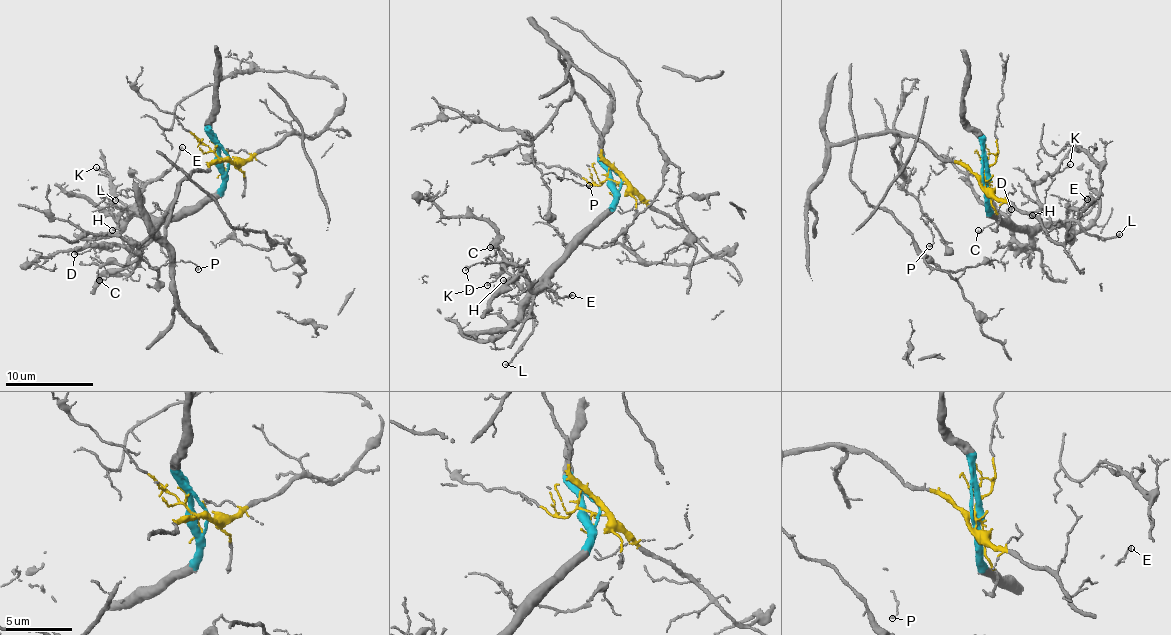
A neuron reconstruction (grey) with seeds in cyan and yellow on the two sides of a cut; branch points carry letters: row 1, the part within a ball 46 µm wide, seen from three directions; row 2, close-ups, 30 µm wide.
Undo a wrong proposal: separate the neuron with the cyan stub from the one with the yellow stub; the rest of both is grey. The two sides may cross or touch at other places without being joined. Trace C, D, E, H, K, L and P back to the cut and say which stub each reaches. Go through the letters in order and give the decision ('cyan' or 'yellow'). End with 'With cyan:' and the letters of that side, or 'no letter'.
C: cyan
D: cyan
E: cyan
H: cyan
K: cyan
L: cyan
P: yellow
With cyan: C, D, E, H, K, L

